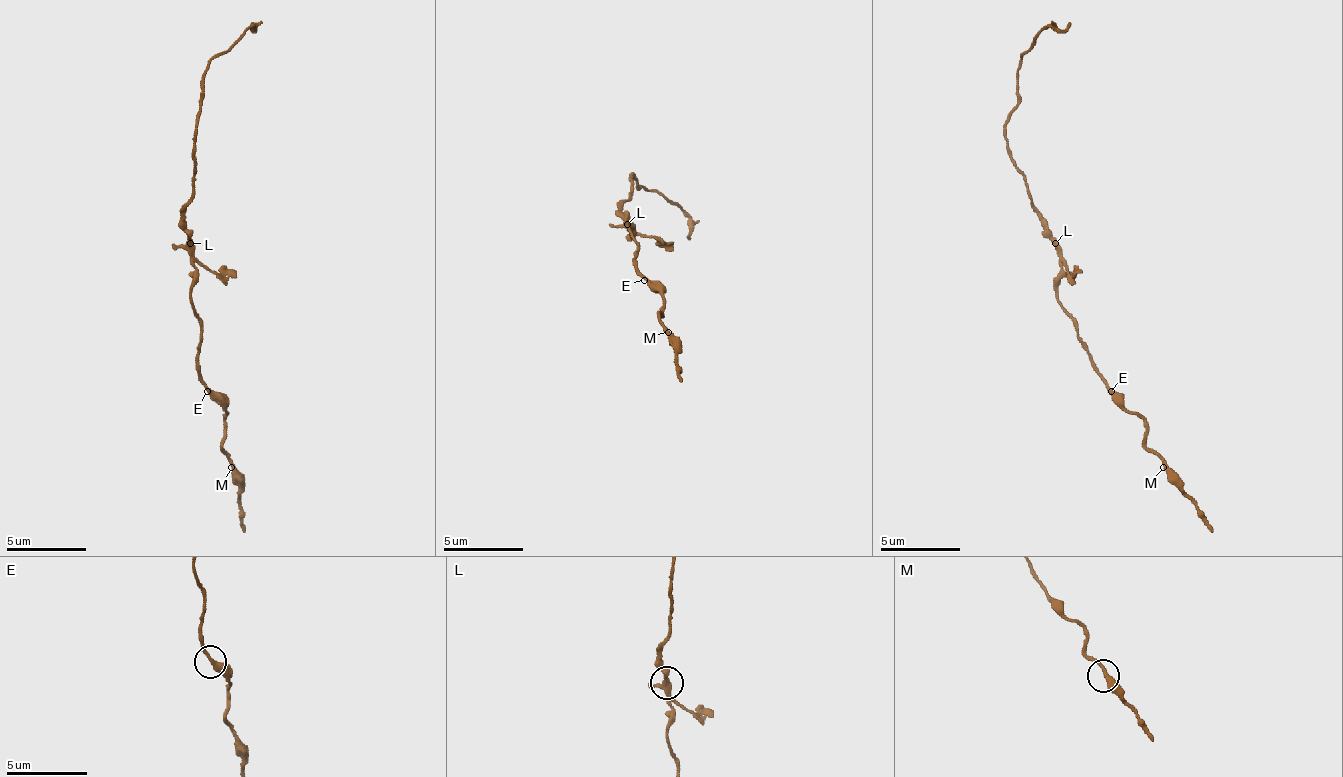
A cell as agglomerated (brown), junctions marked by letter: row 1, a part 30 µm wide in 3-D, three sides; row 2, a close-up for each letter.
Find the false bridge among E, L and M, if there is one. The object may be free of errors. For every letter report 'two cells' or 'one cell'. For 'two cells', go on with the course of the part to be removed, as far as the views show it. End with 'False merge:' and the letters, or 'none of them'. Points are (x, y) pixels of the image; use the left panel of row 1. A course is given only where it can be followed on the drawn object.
E: one cell
L: two cells; course (191, 242), (191, 254), (211, 270), (235, 270)
M: one cell
False merge: L

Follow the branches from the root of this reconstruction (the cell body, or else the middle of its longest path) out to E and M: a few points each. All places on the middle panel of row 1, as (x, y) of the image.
E: (632, 227), (628, 227), (636, 243), (636, 271), (644, 280)
M: (632, 227), (628, 227), (636, 243), (636, 271), (664, 300), (660, 308), (660, 324), (668, 332)

